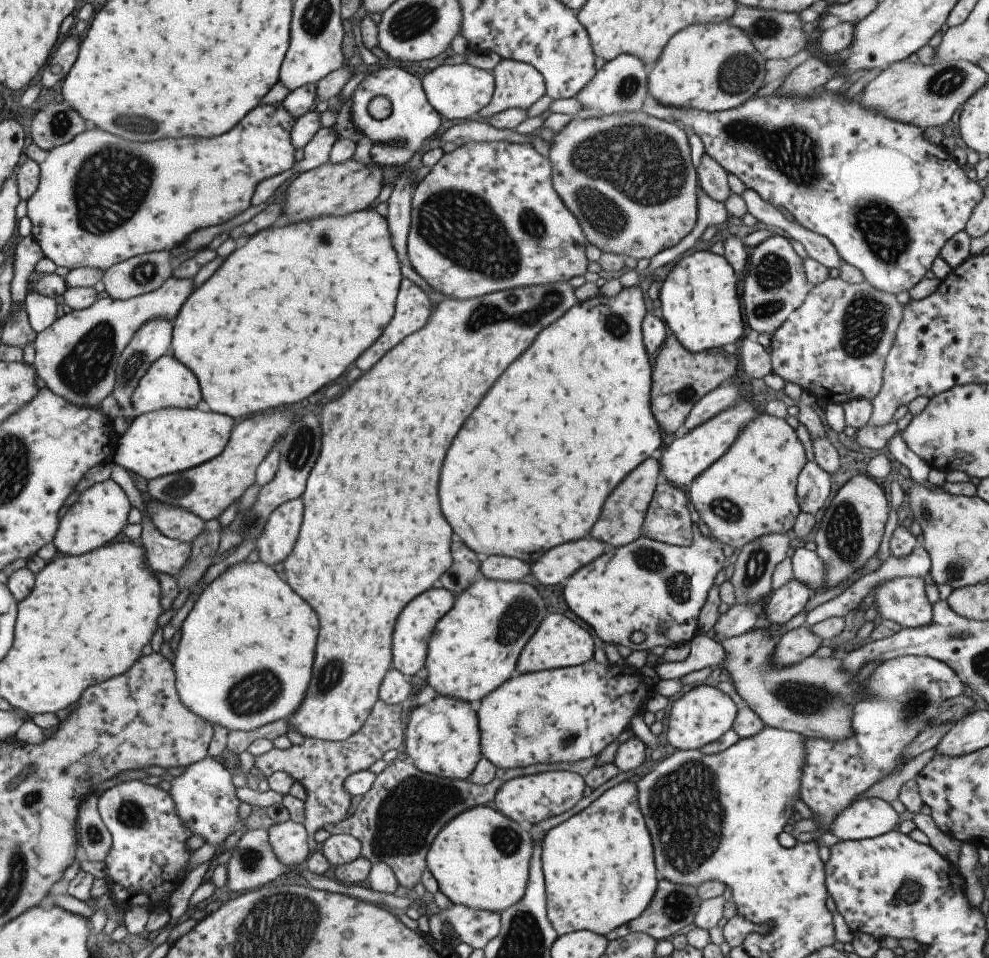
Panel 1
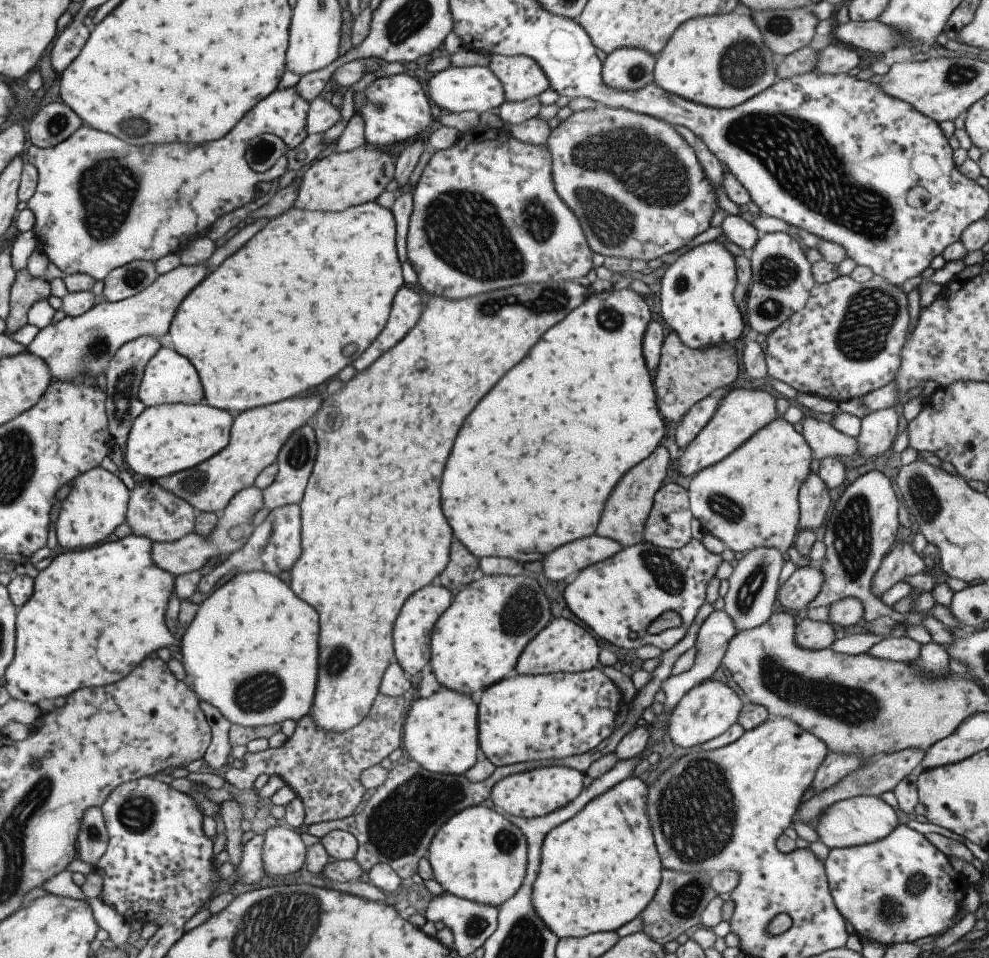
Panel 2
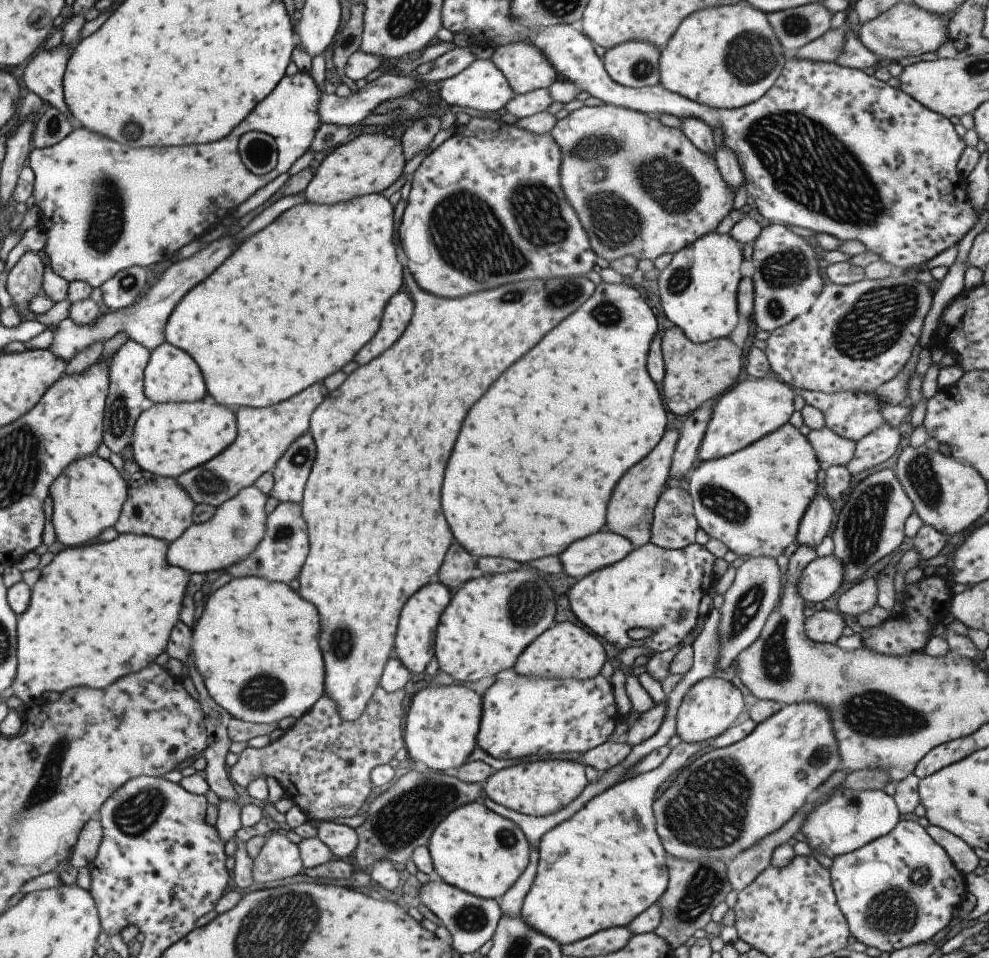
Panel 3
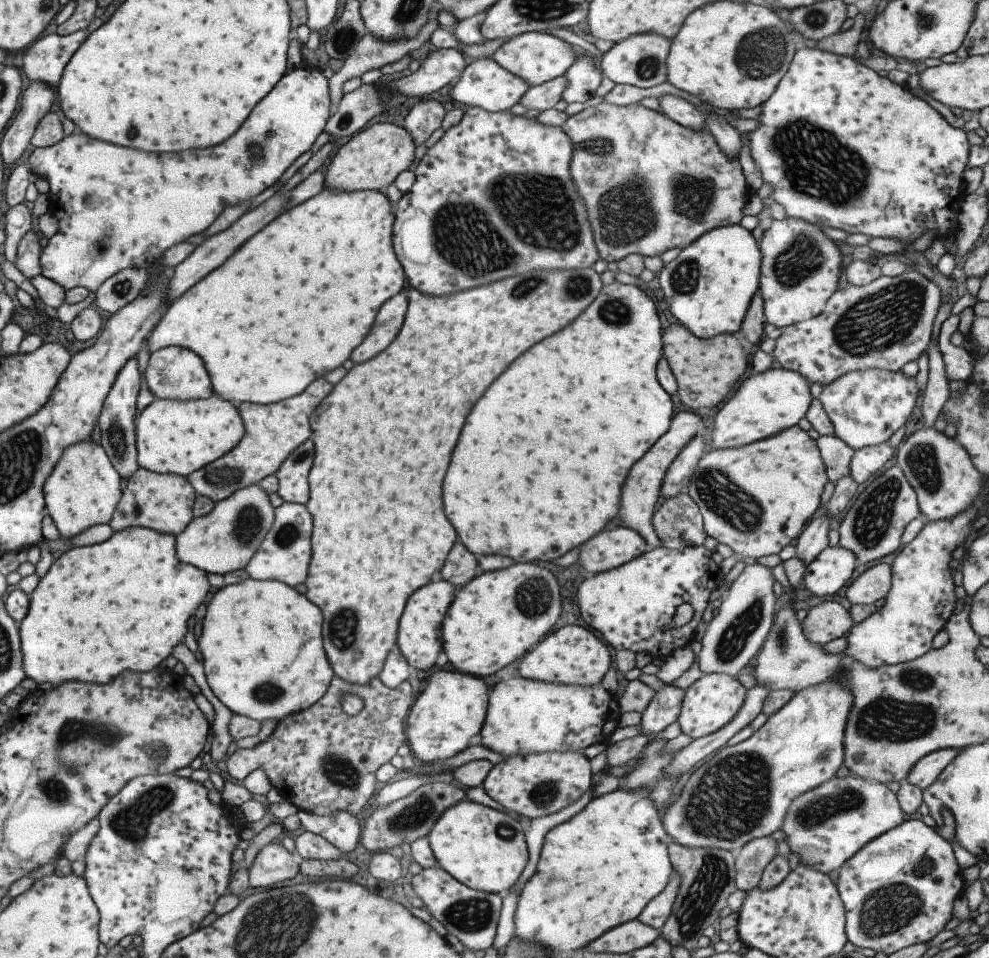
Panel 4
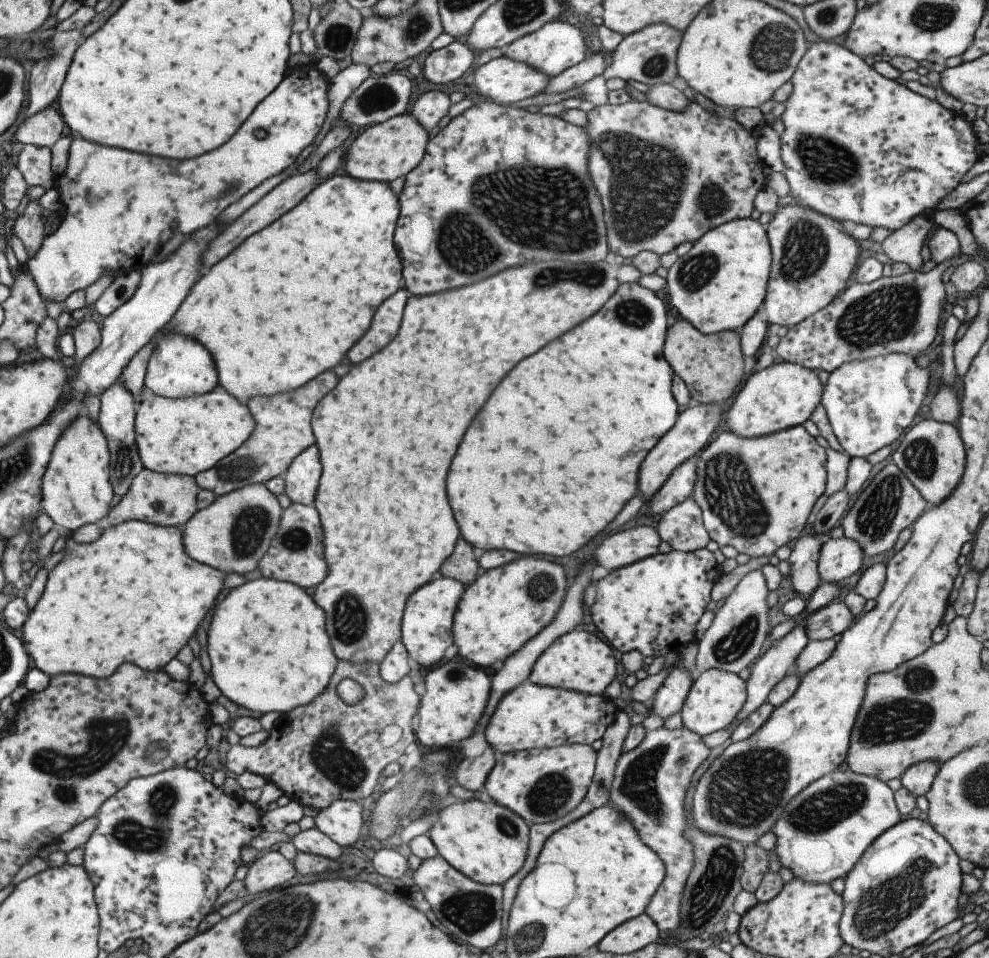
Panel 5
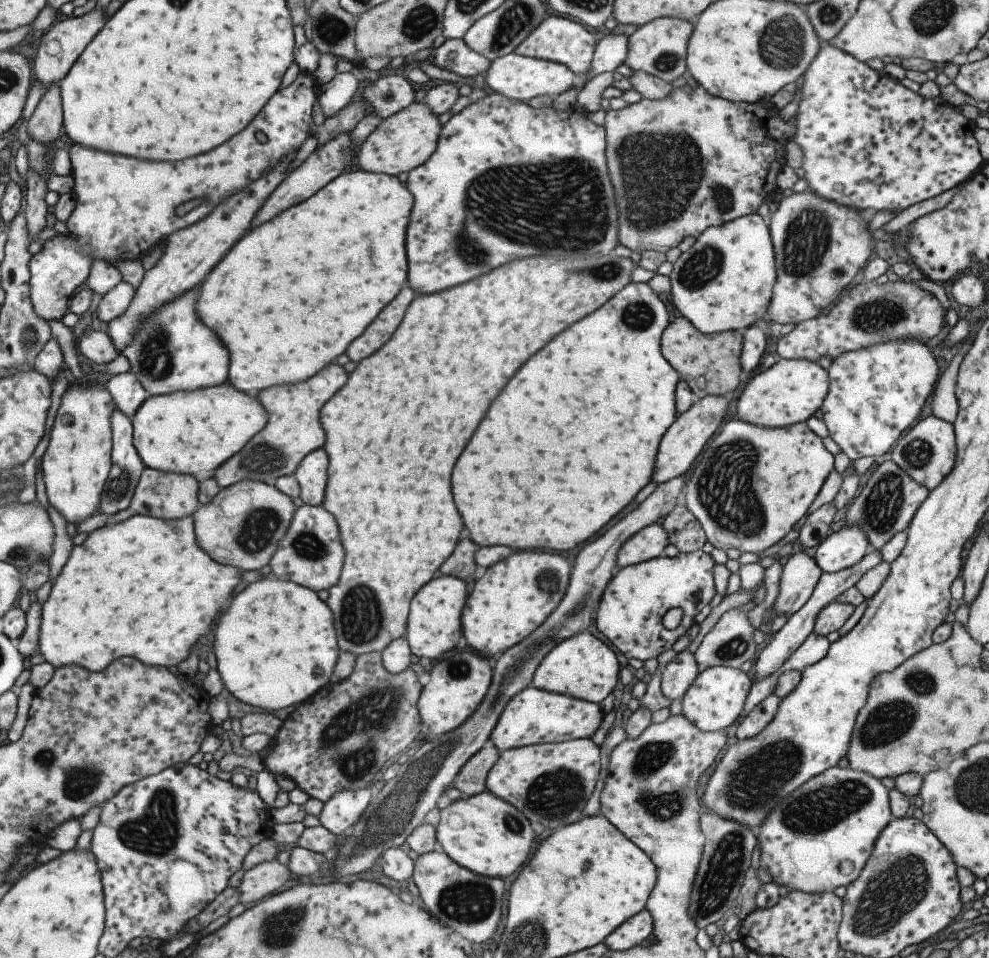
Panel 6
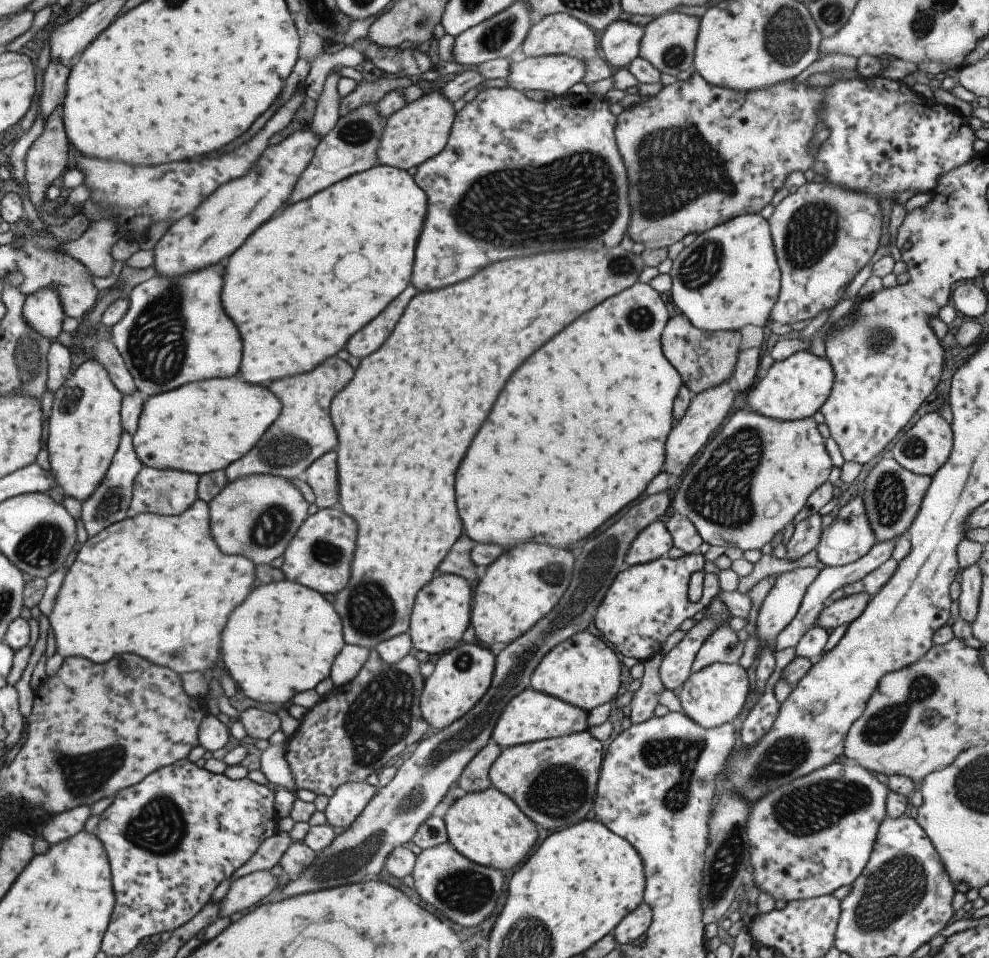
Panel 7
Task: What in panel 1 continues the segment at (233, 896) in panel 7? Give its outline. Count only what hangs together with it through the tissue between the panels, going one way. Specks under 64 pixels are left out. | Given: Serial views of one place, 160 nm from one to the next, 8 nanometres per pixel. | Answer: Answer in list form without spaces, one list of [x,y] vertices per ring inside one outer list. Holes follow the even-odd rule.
[[[288,818],[285,822],[273,823],[266,831],[269,846],[283,866],[304,865],[311,852],[303,825]]]

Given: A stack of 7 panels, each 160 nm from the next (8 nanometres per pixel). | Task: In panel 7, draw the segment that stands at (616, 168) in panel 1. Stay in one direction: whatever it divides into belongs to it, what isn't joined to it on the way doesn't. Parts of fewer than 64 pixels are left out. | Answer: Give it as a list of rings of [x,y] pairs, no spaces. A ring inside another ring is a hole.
[[[691,70],[691,74],[687,79],[662,86],[661,90],[654,96],[641,99],[641,102],[633,106],[633,108],[623,109],[616,116],[614,139],[623,164],[625,164],[627,178],[629,178],[627,200],[629,200],[631,218],[629,218],[628,236],[634,242],[641,242],[645,246],[649,246],[649,248],[667,248],[667,246],[671,246],[674,242],[681,240],[686,234],[695,232],[698,235],[733,217],[744,214],[758,214],[763,206],[769,204],[773,194],[784,186],[786,176],[790,172],[805,172],[814,163],[814,156],[819,147],[813,148],[809,142],[811,142],[811,138],[820,128],[820,109],[822,108],[823,98],[823,88],[820,86],[813,88],[806,83],[806,80],[803,83],[793,83],[792,80],[778,82],[776,85],[763,89],[748,90],[743,93],[738,90],[710,85],[703,80],[702,76],[699,76],[697,71]]]

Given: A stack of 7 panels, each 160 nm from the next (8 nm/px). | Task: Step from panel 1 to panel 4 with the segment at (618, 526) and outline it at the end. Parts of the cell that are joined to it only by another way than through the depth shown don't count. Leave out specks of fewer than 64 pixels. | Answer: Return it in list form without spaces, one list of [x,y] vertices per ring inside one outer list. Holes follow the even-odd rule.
[[[681,410],[672,417],[669,428],[650,447],[645,454],[629,469],[627,478],[620,488],[617,516],[620,518],[621,527],[627,527],[637,532],[651,549],[660,546],[661,541],[652,527],[652,516],[655,510],[655,502],[660,495],[660,486],[673,459],[681,452],[681,449],[703,427],[703,419],[693,411]]]

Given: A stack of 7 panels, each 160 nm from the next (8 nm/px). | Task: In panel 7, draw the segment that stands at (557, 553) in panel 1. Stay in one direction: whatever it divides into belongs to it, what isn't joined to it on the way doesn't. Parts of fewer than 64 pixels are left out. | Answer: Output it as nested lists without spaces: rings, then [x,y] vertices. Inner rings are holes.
[[[664,519],[648,524],[629,545],[624,554],[627,566],[640,565],[667,555],[673,546],[671,535],[664,525]]]

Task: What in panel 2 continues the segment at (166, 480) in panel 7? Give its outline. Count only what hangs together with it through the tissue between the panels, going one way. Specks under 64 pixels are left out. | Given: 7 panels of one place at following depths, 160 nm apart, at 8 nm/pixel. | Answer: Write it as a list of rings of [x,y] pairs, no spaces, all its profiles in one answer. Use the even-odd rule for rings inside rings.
[[[139,480],[129,489],[124,522],[131,528],[131,535],[148,538],[150,541],[171,542],[193,532],[194,508],[173,493],[162,488],[157,481]]]

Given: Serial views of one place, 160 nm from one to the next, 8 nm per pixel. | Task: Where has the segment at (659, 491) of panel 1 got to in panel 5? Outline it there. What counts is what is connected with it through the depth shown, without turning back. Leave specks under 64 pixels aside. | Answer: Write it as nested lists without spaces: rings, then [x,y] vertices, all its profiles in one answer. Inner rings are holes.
[[[690,497],[661,513],[656,531],[673,551],[703,549],[709,540],[699,507]]]

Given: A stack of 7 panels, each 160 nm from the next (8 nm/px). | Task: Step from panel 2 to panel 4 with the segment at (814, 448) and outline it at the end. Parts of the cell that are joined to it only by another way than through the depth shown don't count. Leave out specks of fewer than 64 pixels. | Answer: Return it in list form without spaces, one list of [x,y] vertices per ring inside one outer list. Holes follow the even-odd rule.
[[[820,436],[816,439],[816,445],[828,480],[835,484],[836,480],[847,477],[854,450],[835,436]]]

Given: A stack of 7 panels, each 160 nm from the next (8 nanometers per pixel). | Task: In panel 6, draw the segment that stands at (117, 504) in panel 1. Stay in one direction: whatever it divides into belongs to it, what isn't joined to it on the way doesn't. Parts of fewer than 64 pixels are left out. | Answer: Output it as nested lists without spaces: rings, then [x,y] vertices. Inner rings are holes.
[[[93,382],[68,385],[61,396],[49,444],[41,459],[41,472],[49,506],[61,514],[67,524],[76,527],[95,515],[111,470],[111,430],[109,418],[114,403],[107,388]]]

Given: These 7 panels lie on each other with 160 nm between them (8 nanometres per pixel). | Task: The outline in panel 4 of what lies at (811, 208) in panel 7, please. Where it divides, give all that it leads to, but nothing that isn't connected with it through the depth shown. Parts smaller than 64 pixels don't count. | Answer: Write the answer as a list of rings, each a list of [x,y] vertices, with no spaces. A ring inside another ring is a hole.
[[[787,216],[781,220],[771,219],[770,226],[763,231],[758,245],[762,256],[758,293],[762,300],[765,322],[781,329],[817,316],[824,309],[829,296],[836,290],[837,278],[841,274],[841,253],[835,243],[823,234],[819,225]]]

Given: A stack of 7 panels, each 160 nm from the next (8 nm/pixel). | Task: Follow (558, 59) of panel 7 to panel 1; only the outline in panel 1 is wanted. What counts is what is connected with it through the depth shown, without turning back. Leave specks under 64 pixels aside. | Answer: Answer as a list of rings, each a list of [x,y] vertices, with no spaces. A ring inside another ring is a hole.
[[[467,63],[454,65],[437,64],[425,73],[420,80],[427,102],[437,114],[447,120],[468,120],[475,112],[479,112],[492,97],[494,78],[491,71],[471,66]]]

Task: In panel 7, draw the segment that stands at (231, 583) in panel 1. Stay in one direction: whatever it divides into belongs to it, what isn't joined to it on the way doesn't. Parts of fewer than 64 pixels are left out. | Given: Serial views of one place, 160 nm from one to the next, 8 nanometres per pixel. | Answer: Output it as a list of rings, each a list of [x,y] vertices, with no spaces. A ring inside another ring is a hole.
[[[287,579],[255,586],[231,611],[220,636],[220,654],[235,686],[251,700],[275,704],[289,703],[294,694],[313,689],[327,678],[333,659],[345,644],[333,604],[320,592]]]

